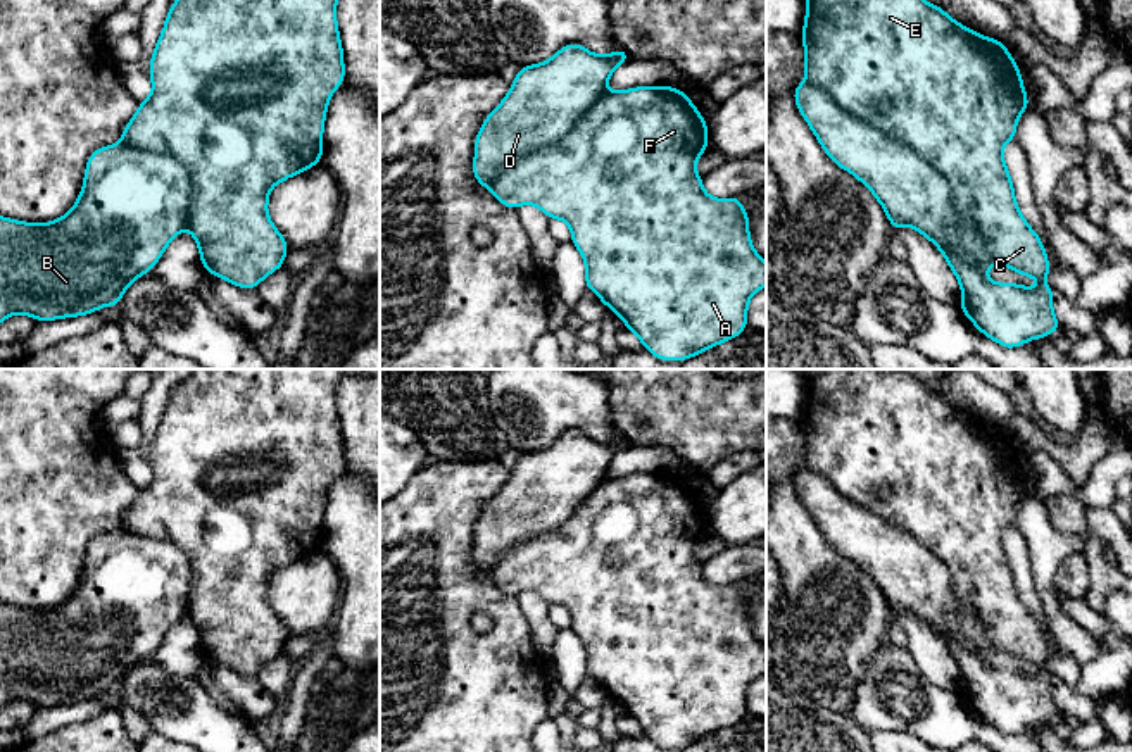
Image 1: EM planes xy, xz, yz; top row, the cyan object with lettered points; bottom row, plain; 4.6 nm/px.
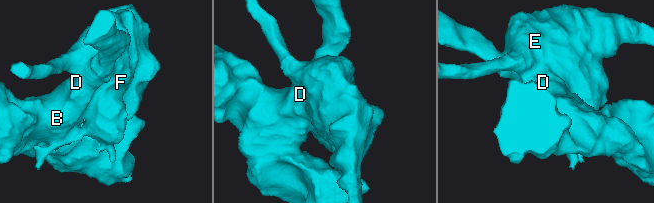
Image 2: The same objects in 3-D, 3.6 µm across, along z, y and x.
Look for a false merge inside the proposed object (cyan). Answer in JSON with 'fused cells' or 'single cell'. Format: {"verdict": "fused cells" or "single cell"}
{"verdict": "fused cells"}

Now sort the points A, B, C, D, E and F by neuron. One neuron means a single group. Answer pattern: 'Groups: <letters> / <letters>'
Groups: A C E F / B D

